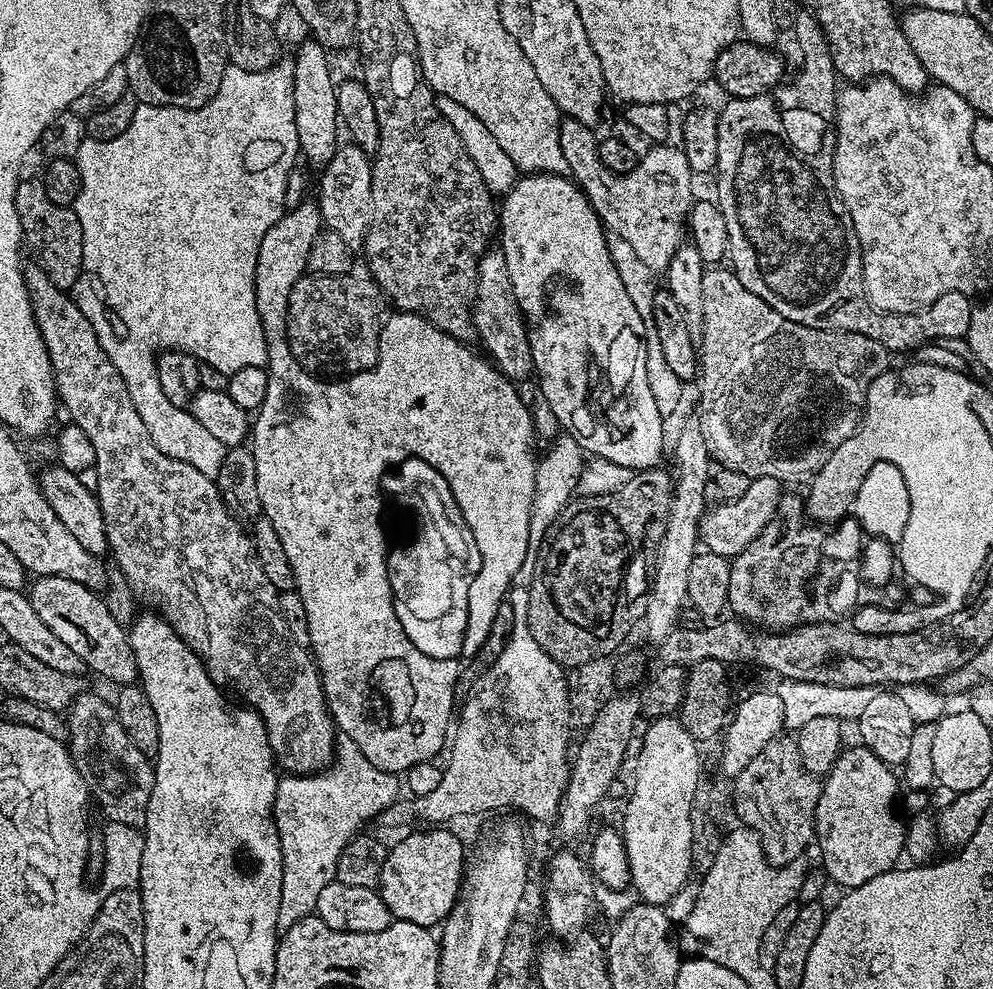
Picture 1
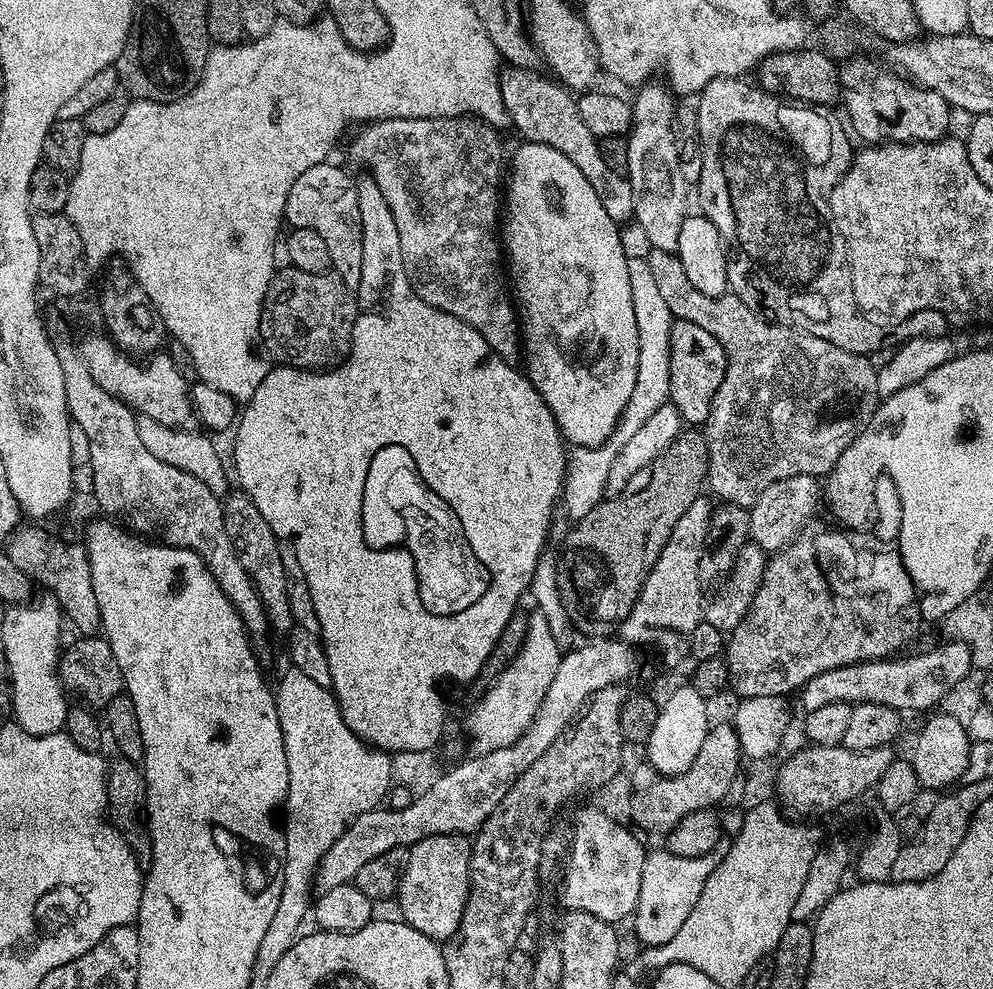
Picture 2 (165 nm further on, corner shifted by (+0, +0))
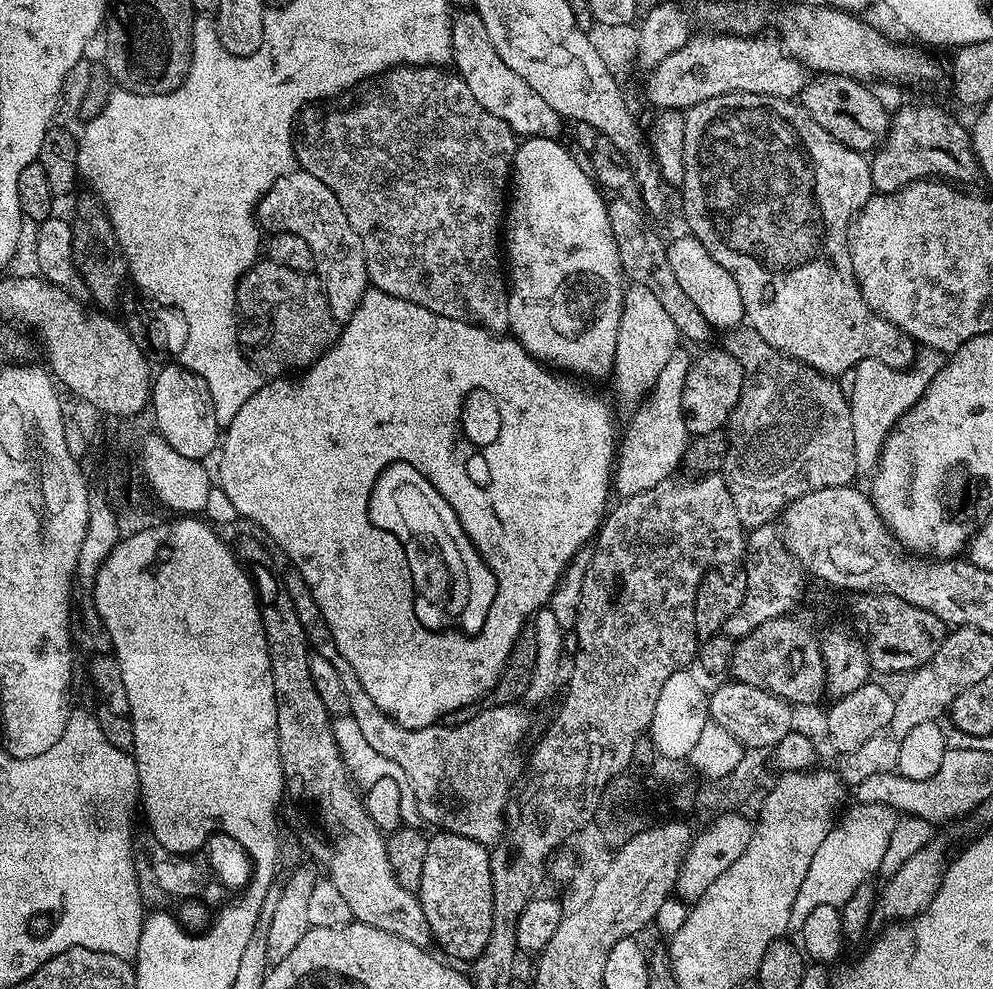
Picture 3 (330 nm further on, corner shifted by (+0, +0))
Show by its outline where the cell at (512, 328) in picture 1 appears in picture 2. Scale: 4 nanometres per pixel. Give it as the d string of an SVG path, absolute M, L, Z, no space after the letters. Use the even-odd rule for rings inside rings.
M447 116L446 118L418 118L417 120L377 120L359 129L356 141L352 144L352 156L358 163L368 163L367 171L378 182L378 190L382 190L382 198L386 198L386 206L390 206L390 214L394 214L394 222L398 222L398 238L402 238L402 262L406 266L406 278L410 278L412 289L422 302L430 302L438 310L446 310L446 314L454 314L454 318L462 318L466 326L474 326L486 342L506 363L519 365L522 360L522 337L518 323L518 312L506 283L506 272L502 267L502 244L498 239L498 220L496 211L502 208L502 172L500 176L500 136L497 129L491 128L485 120L476 116Z

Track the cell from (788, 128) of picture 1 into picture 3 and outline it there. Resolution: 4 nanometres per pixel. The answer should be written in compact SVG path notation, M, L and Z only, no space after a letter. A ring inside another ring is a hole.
M731 92L710 98L706 102L696 104L687 109L686 122L686 174L682 191L684 191L684 216L688 219L687 231L706 246L710 258L722 266L722 270L730 270L734 282L738 282L738 290L742 290L742 306L747 323L771 348L777 348L785 356L800 360L824 376L843 377L851 373L857 364L863 360L879 358L891 368L907 369L915 361L918 345L912 337L906 335L898 326L886 322L862 298L862 290L856 281L852 269L852 259L848 249L848 233L854 219L854 214L874 194L872 187L872 166L869 157L863 152L855 152L850 146L838 142L806 109L800 107L795 99L782 96L767 96L766 94L750 94L749 92Z

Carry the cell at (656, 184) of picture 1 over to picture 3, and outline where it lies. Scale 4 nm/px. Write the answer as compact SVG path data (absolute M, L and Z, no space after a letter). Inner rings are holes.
M475 10L460 13L457 11L452 17L452 61L455 71L466 82L466 86L470 86L470 94L474 94L474 98L478 98L480 105L490 110L490 114L502 118L517 137L556 138L561 135L559 132L562 117L541 96L534 94L534 90L530 90L530 86L526 86L526 82L522 82L522 78L518 78L518 74L514 74L514 70L510 70L510 66L502 62L502 58L498 58L498 50L494 50L494 42L490 42L490 34L486 34L486 26L482 26L482 18Z

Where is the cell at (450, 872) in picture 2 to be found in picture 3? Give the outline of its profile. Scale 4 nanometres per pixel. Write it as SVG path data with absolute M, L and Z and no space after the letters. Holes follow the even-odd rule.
M437 831L429 835L418 895L435 947L440 947L439 951L445 957L453 956L448 957L453 961L471 962L480 957L482 950L486 950L486 942L490 942L490 930L494 926L489 849L476 840L462 838L453 832Z

